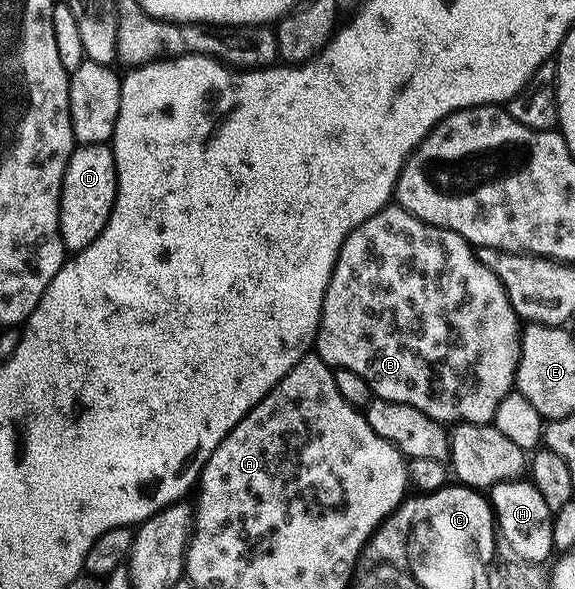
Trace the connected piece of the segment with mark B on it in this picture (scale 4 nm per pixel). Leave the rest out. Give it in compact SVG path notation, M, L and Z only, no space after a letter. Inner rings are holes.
M390 205L384 207L379 213L367 217L367 221L360 223L343 241L341 252L335 261L323 297L321 320L315 340L315 354L329 367L334 369L342 367L351 369L351 373L359 373L359 377L363 377L363 381L367 381L367 385L371 385L376 398L411 405L415 409L427 413L427 417L437 420L442 425L492 424L495 409L499 409L499 401L503 401L503 397L507 397L507 393L514 390L515 387L517 362L521 357L522 330L522 320L517 318L517 313L511 305L499 277L495 277L495 273L491 273L491 269L487 269L487 265L483 265L483 261L478 257L472 243L469 243L459 233L425 223L423 220L415 218L410 211Z

